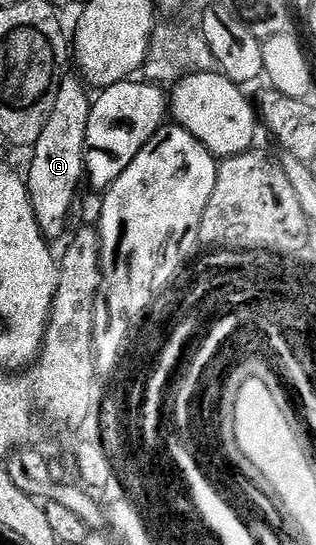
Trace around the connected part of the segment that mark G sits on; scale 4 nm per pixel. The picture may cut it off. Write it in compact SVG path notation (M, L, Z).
M64 75L57 102L53 102L53 111L49 114L49 122L45 122L41 138L37 138L34 148L29 152L31 165L25 171L29 202L33 206L41 234L51 242L55 242L66 230L67 219L71 216L71 203L79 192L79 183L83 184L85 180L83 147L92 101L88 85L78 75Z

